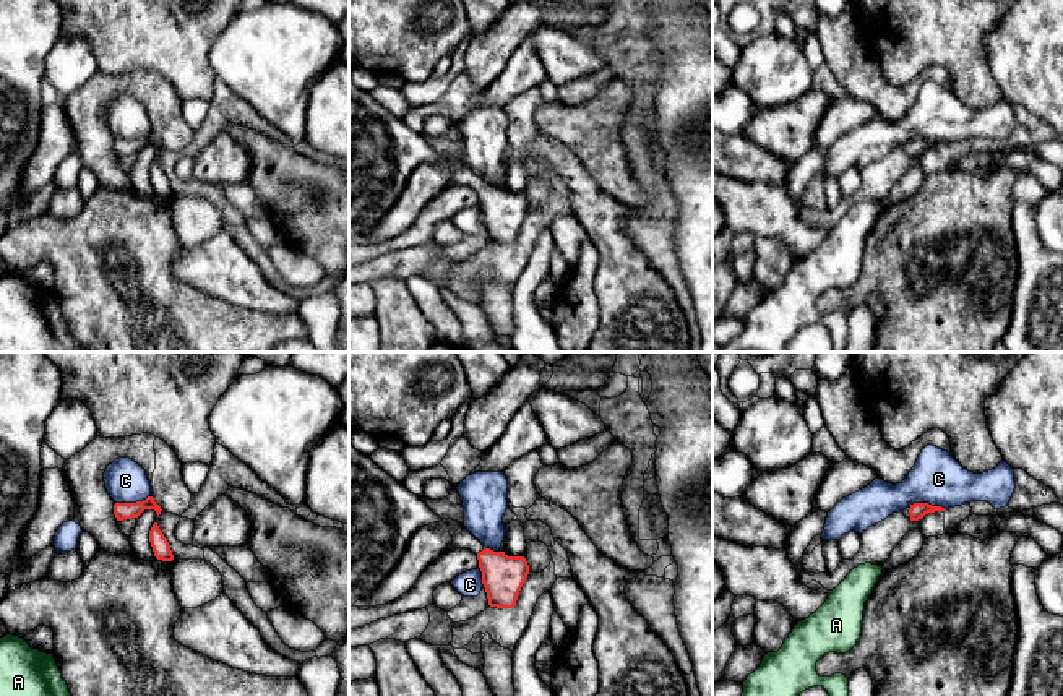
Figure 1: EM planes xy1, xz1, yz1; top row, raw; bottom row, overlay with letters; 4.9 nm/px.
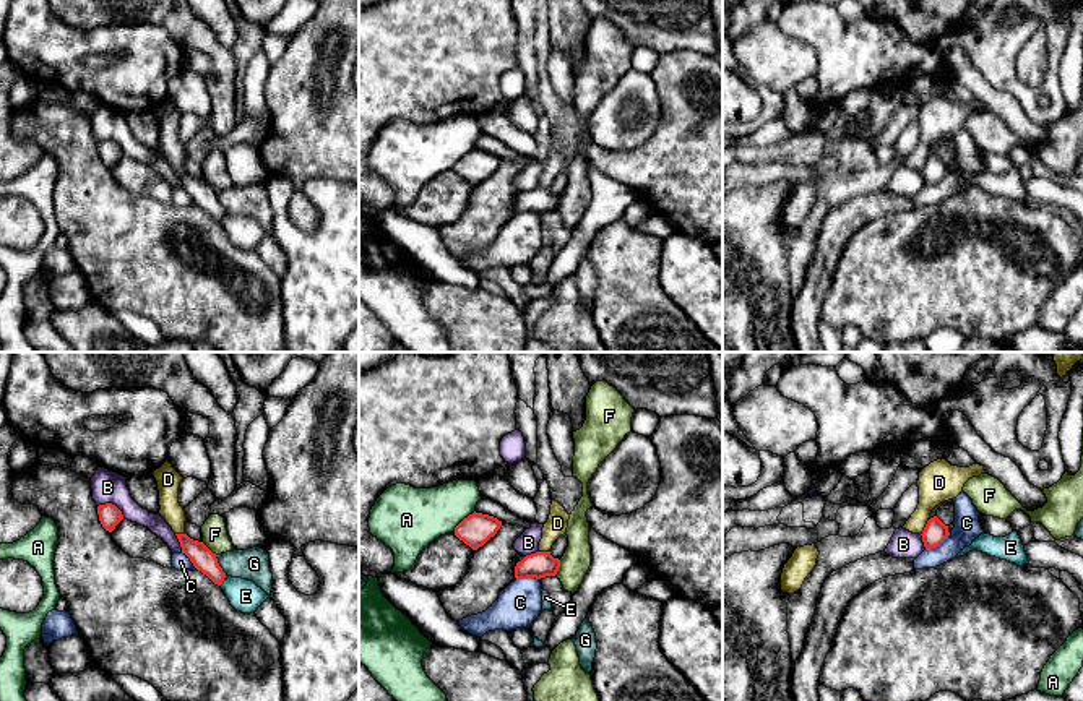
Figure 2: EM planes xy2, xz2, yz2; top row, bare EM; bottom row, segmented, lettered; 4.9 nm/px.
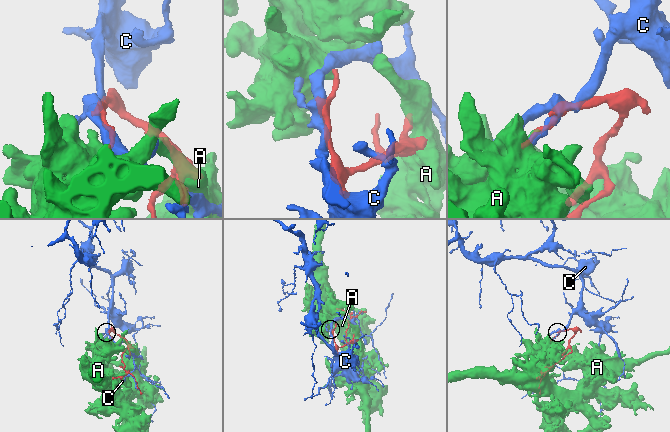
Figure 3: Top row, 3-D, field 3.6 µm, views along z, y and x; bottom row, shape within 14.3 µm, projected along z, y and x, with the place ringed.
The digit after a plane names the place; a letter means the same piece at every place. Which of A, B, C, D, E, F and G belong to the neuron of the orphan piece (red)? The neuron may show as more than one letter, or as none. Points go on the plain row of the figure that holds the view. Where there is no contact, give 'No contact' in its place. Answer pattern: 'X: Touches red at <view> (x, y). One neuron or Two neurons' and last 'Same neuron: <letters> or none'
A: Touches red at xz2 (463, 156). Two neurons
B: Touches red at xy2 (111, 140). Two neurons
C: Touches red at xy1 (132, 140). Two neurons
D: Touches red at yz2 (924, 164). Two neurons
E: Touches red at xy2 (223, 216). Two neurons
F: Touches red at xz2 (559, 203). Two neurons
G: Touches red at xy2 (218, 202). Two neurons
Same neuron: none

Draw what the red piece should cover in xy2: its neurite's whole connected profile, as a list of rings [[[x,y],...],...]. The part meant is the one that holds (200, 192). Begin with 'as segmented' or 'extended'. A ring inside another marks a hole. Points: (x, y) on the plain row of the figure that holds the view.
as segmented | [[[187,170],[175,172],[180,178],[182,190],[190,195],[193,203],[203,211],[206,211],[214,221],[221,222],[226,209],[218,200],[218,191],[213,190],[203,178],[193,177]]]

